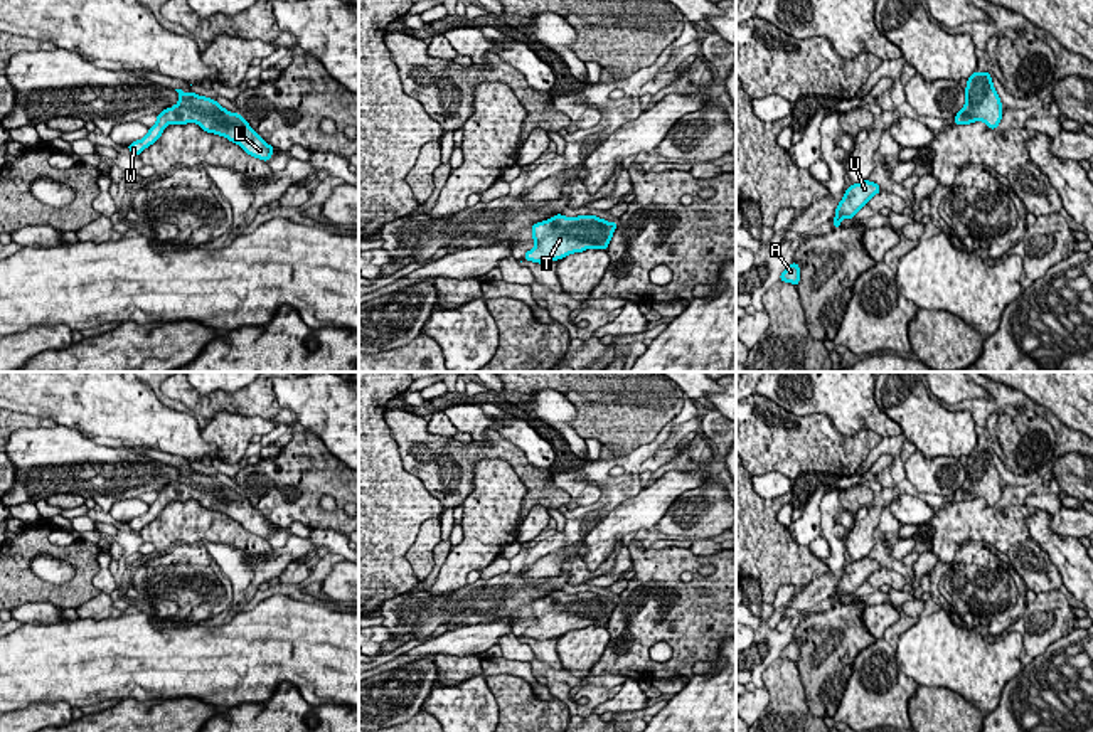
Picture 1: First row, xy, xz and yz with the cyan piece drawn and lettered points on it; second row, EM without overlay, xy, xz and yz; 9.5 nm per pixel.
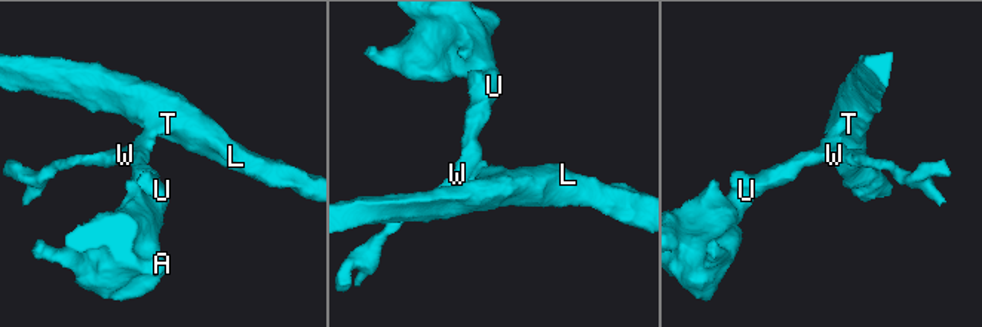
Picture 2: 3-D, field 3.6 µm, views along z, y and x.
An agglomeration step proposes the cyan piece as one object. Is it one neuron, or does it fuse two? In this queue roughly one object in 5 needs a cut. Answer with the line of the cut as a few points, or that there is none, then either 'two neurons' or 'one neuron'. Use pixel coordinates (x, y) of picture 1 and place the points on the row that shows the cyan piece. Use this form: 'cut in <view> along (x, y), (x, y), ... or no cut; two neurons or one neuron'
no cut; one neuron

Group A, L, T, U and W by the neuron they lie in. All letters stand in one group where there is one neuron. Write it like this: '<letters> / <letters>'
A L T U W

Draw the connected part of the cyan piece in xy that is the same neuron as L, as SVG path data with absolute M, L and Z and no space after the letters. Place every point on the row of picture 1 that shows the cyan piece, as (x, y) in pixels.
M175 91L179 93L179 103L157 114L157 121L148 128L148 133L141 140L128 145L130 153L140 156L141 151L153 145L172 123L197 123L204 131L224 136L239 145L244 153L268 163L275 148L268 145L239 113L231 113L216 99L199 96L192 91Z

